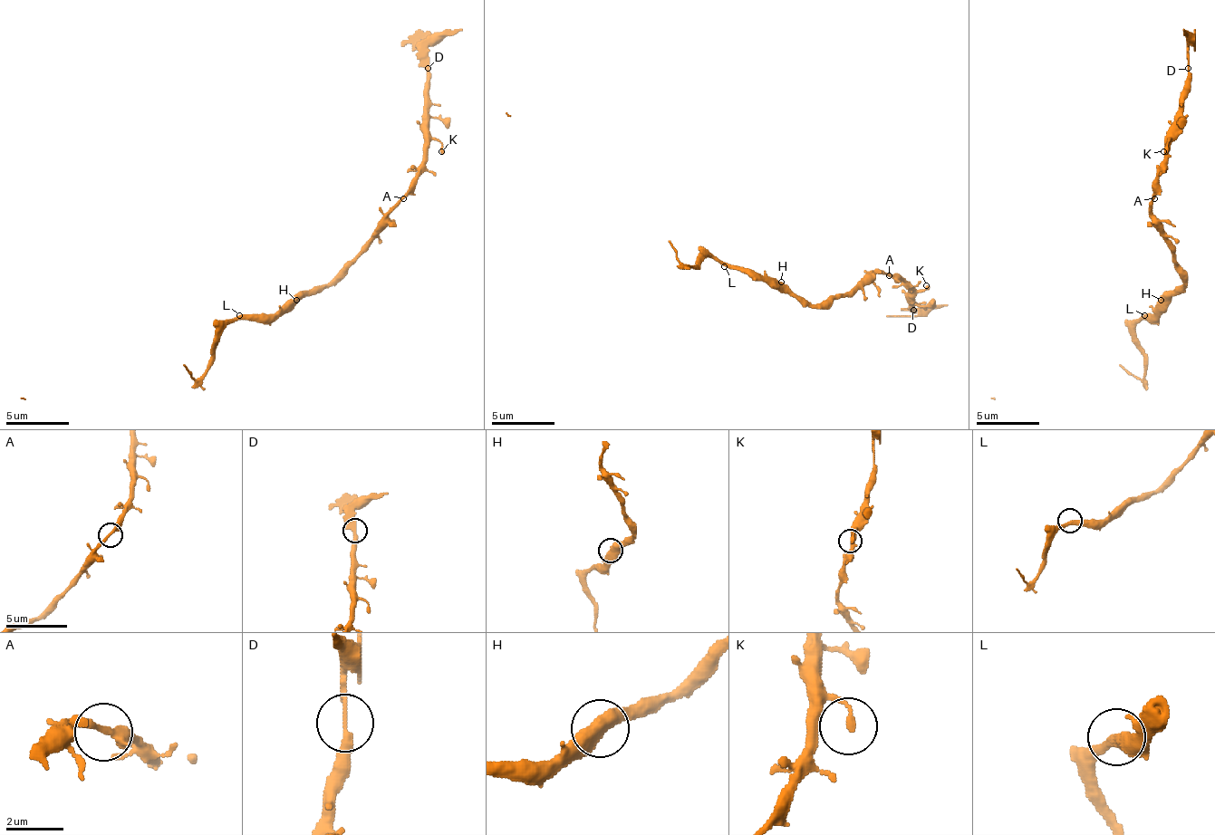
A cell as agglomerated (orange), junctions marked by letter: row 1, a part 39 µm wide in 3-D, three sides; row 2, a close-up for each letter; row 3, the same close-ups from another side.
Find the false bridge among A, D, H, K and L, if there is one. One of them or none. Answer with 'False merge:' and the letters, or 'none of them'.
False merge: D

